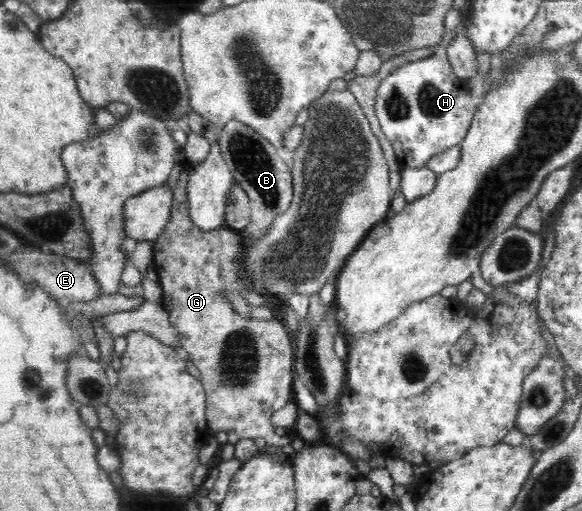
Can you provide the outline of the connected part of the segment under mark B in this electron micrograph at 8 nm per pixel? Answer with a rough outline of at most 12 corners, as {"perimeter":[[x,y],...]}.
{"perimeter":[[228,121],[220,151],[262,234],[293,201],[291,168],[252,128]]}

